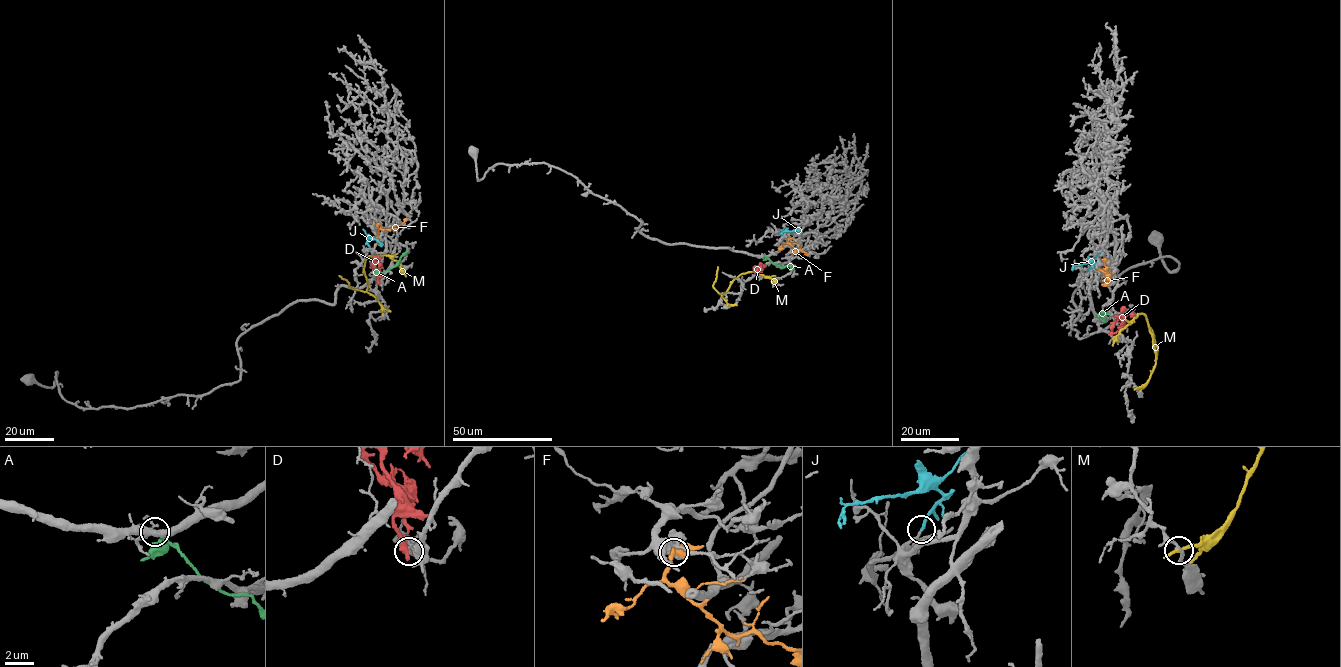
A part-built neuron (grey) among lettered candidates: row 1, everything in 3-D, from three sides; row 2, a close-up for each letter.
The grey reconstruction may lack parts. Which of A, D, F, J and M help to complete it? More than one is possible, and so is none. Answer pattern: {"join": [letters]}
{"join": ["J"]}

